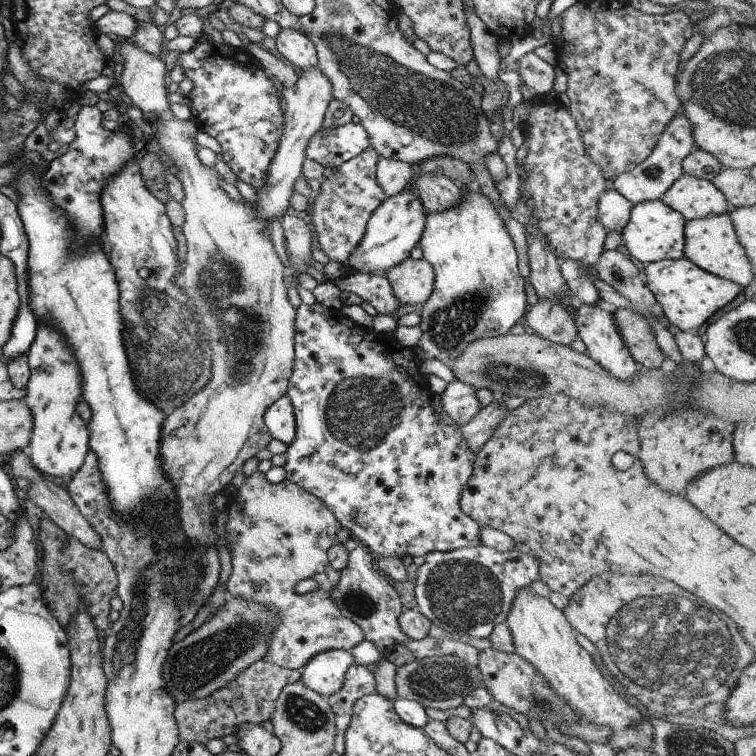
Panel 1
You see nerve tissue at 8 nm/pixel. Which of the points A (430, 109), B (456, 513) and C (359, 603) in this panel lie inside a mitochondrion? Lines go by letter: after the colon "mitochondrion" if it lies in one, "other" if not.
A: mitochondrion
B: other
C: mitochondrion

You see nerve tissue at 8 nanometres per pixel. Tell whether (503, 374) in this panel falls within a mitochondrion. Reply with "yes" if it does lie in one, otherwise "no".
yes

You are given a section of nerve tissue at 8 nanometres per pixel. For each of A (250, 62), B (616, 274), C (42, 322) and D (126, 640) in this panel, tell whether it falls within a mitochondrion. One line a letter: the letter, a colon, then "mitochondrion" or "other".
A: other
B: mitochondrion
C: other
D: mitochondrion

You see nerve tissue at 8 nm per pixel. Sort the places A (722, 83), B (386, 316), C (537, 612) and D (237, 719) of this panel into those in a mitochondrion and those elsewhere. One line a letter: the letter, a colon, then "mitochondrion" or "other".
A: mitochondrion
B: other
C: other
D: other

